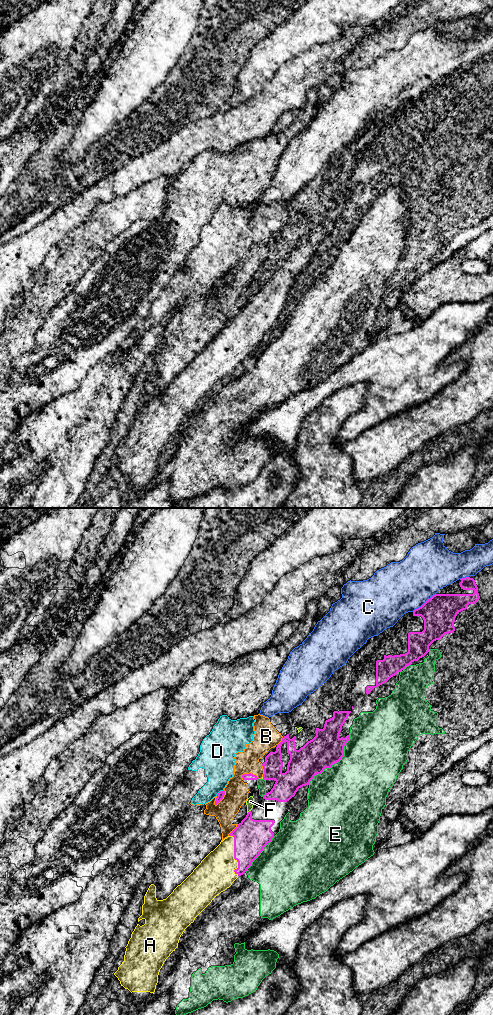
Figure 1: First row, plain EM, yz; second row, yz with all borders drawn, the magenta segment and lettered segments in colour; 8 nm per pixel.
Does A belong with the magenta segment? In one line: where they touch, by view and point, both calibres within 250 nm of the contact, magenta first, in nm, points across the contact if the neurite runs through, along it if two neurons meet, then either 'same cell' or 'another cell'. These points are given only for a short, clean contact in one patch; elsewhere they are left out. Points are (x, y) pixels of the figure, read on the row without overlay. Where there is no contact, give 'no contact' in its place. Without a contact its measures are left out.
yz (234, 342) | 280/300 nm | same cell

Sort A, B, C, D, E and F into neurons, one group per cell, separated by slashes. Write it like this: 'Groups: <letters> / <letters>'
Groups: A / B D / C / E / F

